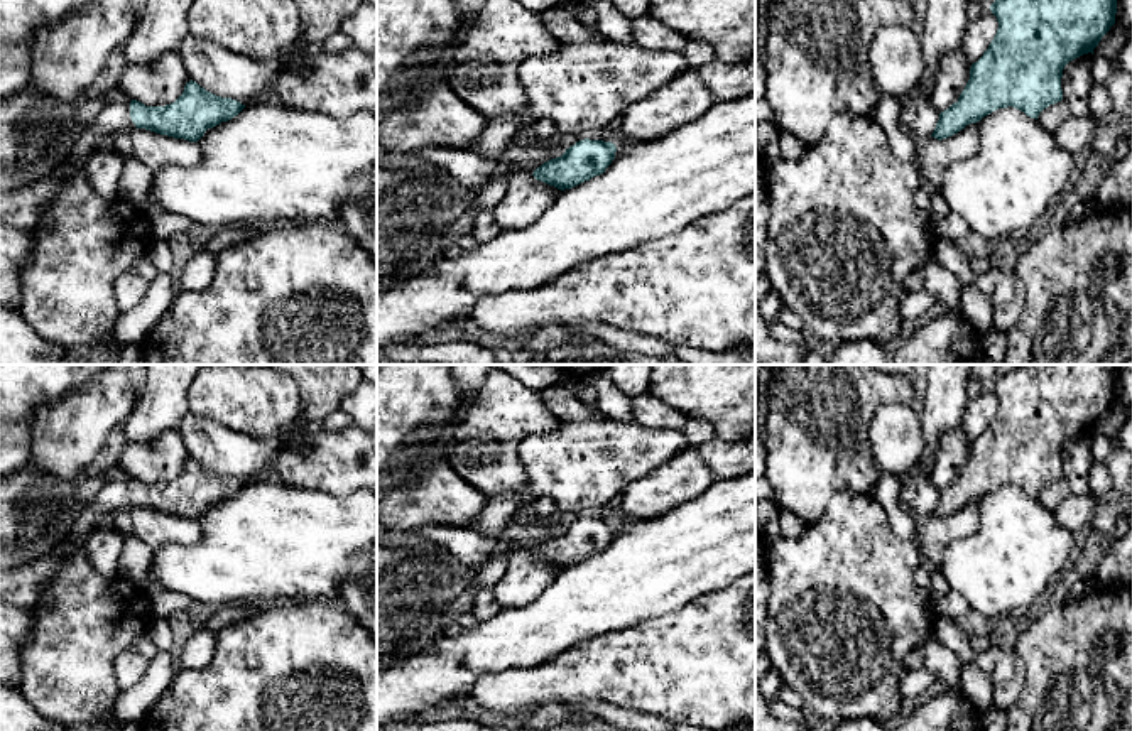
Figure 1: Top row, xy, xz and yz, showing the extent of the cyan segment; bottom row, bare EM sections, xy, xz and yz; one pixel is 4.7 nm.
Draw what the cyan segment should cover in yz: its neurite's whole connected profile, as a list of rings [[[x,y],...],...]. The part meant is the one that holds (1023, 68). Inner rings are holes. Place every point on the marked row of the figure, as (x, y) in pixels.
[[[995,0],[990,10],[999,22],[997,34],[983,56],[971,64],[970,79],[958,101],[939,113],[931,135],[938,140],[958,133],[999,108],[1014,106],[1037,120],[1044,108],[1063,100],[1061,78],[1064,66],[1083,54],[1093,54],[1102,37],[1115,24],[1117,0]]]

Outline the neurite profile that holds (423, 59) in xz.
[[[419,49],[417,52],[414,52],[409,59],[405,68],[402,69],[402,73],[421,73],[426,74],[426,71],[429,68],[438,66],[443,57],[448,54],[449,51],[438,54],[431,49]]]

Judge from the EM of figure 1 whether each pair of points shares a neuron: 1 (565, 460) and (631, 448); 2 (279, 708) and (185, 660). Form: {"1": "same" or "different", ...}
{"1": "same", "2": "different"}

